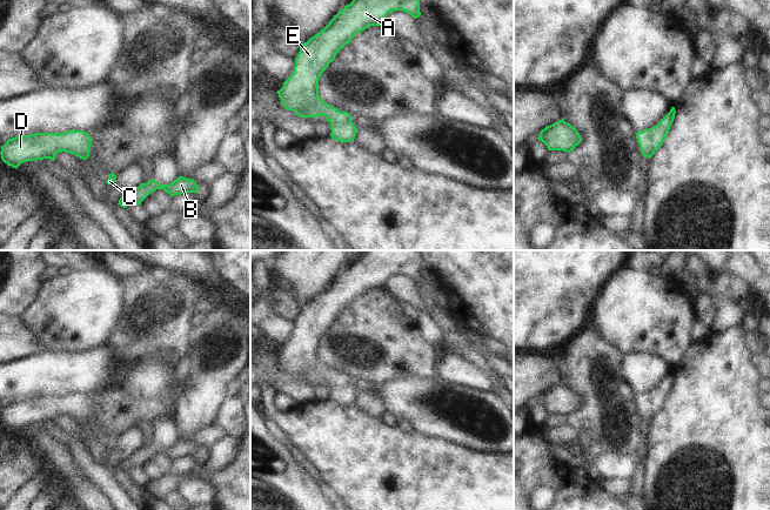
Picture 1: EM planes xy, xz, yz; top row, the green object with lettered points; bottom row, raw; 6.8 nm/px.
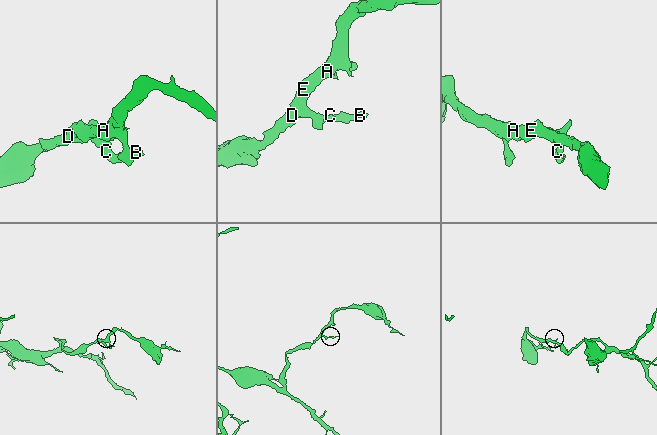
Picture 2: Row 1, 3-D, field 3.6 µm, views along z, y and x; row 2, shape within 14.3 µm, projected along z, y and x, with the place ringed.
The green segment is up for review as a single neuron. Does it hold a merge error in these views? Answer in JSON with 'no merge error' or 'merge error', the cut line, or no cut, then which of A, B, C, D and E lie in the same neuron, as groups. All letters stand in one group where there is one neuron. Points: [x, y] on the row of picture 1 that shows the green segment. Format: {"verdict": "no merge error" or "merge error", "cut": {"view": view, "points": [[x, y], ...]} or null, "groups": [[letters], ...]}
{"verdict": "no merge error", "cut": null, "groups": [["A", "B", "C", "D", "E"]]}

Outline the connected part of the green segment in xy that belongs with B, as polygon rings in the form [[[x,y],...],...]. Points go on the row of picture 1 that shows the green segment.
[[[179,176],[175,181],[169,184],[161,184],[154,179],[150,179],[147,183],[140,183],[139,187],[130,190],[126,196],[119,200],[121,207],[126,208],[129,203],[141,204],[141,202],[154,190],[163,189],[172,197],[185,193],[197,193],[199,186],[194,180]]]

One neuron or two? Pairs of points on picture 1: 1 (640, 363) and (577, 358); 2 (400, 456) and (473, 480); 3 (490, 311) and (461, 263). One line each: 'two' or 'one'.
1: two
2: one
3: one

